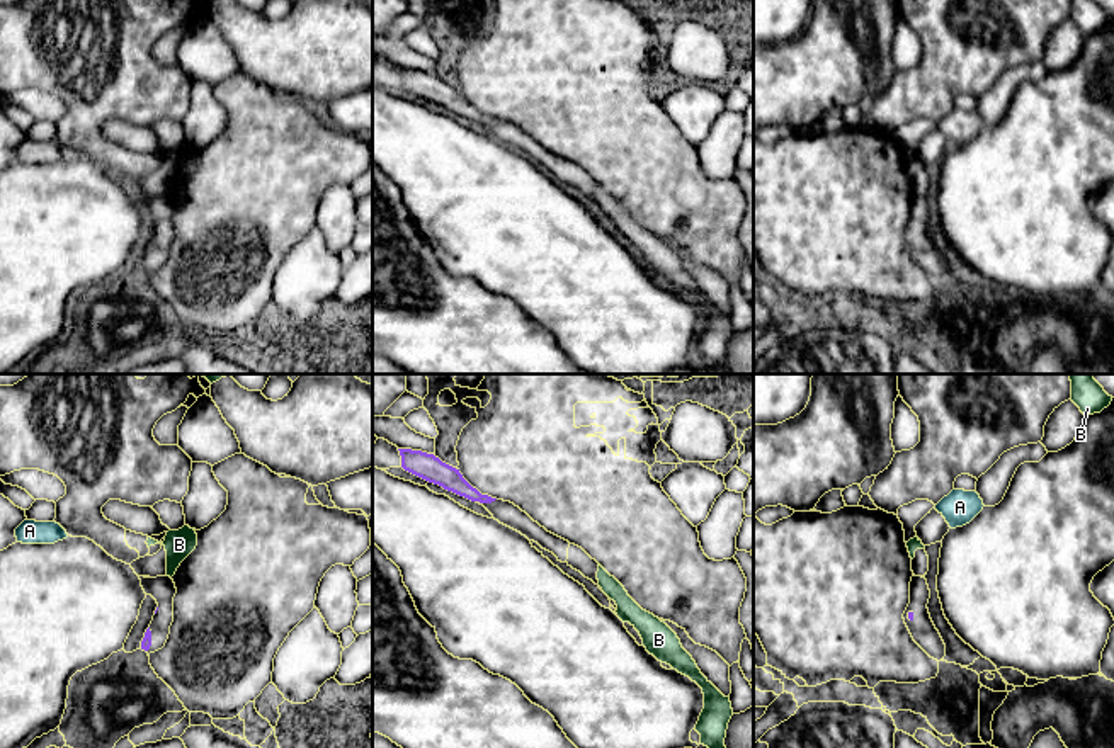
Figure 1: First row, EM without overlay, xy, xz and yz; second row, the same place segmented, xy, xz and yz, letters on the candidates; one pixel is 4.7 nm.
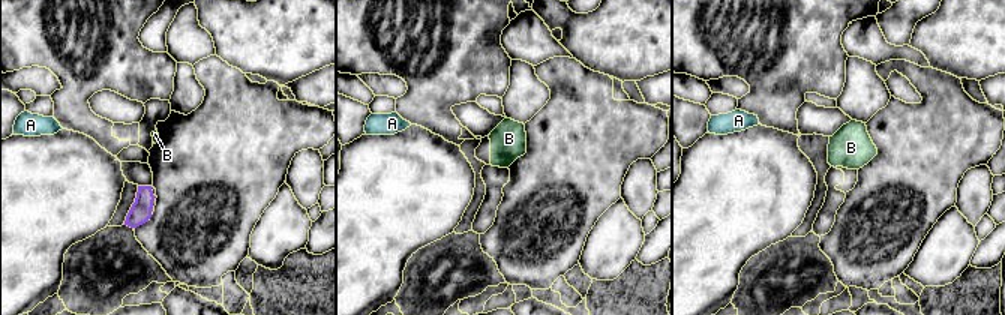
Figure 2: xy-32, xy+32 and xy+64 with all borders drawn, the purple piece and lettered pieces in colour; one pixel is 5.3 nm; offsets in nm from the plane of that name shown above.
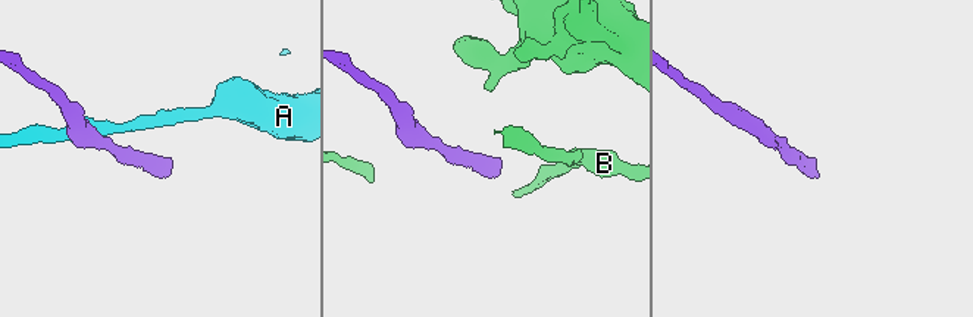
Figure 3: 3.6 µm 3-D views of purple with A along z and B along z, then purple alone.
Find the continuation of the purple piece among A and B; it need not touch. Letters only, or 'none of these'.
none of these

